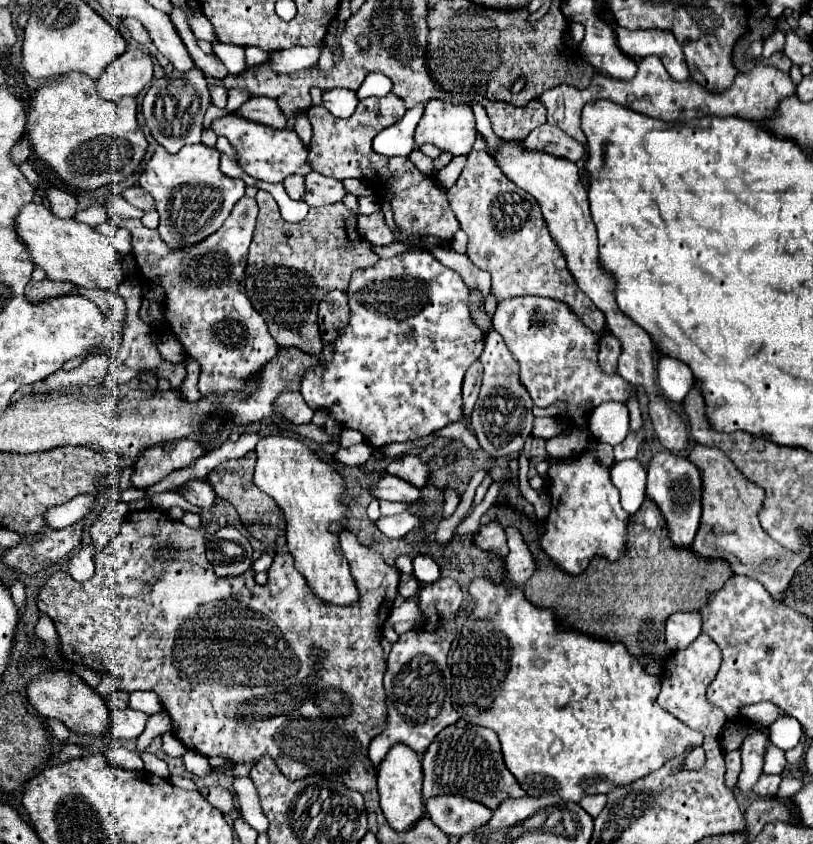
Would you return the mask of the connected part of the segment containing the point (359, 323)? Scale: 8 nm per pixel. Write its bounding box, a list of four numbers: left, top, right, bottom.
[301,252,485,448]

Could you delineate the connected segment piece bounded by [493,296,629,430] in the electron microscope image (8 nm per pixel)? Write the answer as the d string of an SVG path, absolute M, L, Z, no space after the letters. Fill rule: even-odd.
M515 296L497 304L493 328L519 360L521 382L527 386L535 406L547 408L557 400L567 402L569 410L561 416L567 430L587 428L589 414L581 410L587 400L599 406L603 402L625 402L629 398L629 384L619 374L605 374L597 366L599 346L595 334L577 320L567 304L539 296Z

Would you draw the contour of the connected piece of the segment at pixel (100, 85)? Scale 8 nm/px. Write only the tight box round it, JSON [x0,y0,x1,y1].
[95,50,153,100]

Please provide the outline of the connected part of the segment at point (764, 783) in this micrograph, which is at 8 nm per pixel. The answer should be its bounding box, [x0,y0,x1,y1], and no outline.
[753,774,781,798]

